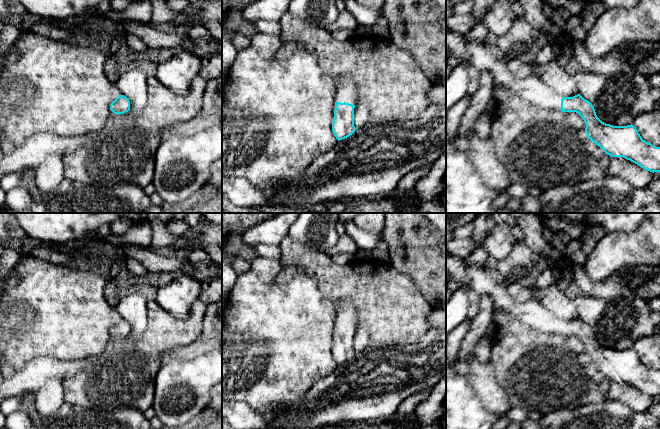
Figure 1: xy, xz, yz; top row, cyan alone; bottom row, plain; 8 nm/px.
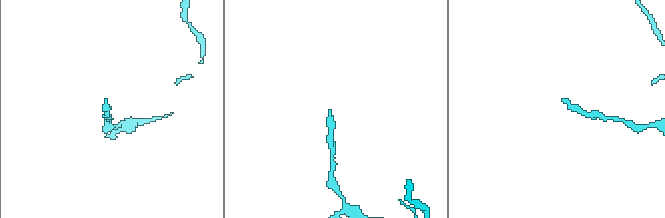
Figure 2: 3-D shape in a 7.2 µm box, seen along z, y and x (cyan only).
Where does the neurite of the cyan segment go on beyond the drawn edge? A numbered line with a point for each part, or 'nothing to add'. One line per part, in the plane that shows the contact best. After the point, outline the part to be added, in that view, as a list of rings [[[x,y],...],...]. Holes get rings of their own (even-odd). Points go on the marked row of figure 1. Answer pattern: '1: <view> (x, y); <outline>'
1: xz (346, 91); [[[345,77],[336,86],[336,98],[335,102],[349,103],[356,105],[357,99],[357,87],[355,81],[351,77]]]

